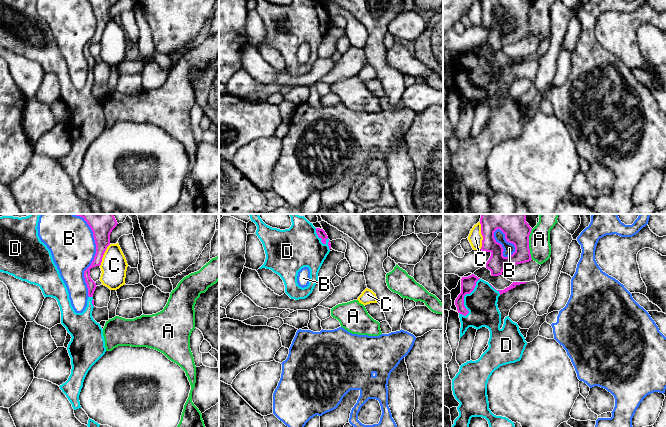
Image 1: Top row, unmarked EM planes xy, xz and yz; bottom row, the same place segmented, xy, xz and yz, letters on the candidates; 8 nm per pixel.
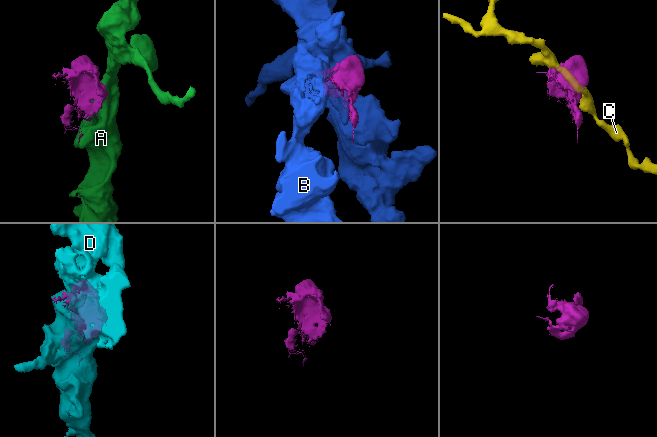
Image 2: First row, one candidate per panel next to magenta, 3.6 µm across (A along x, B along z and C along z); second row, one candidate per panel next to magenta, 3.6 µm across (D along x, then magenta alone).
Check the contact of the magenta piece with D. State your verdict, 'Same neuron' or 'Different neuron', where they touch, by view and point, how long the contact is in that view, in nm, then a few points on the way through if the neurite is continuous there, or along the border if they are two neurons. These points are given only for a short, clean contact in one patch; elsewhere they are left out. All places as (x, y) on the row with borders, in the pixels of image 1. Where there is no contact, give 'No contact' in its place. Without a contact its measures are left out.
Same neuron. Touches magenta at yz (464, 295). Shared border 340 nm

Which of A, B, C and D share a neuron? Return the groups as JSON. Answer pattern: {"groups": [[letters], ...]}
{"groups": [["A"], ["B"], ["C"], ["D"]]}

